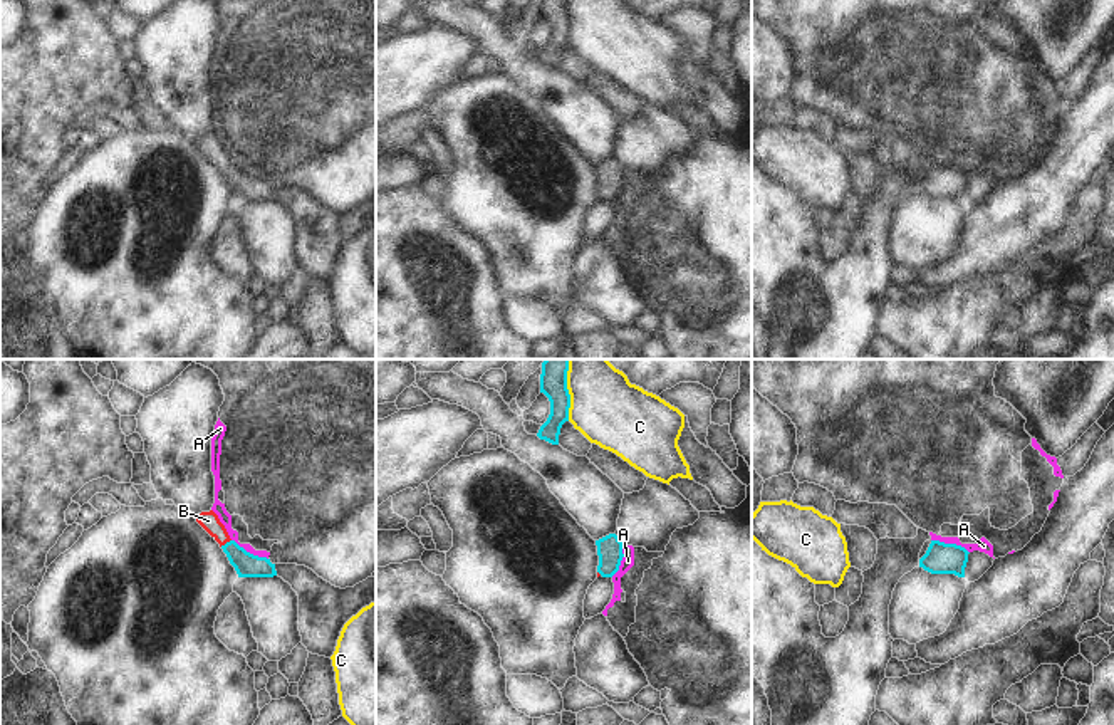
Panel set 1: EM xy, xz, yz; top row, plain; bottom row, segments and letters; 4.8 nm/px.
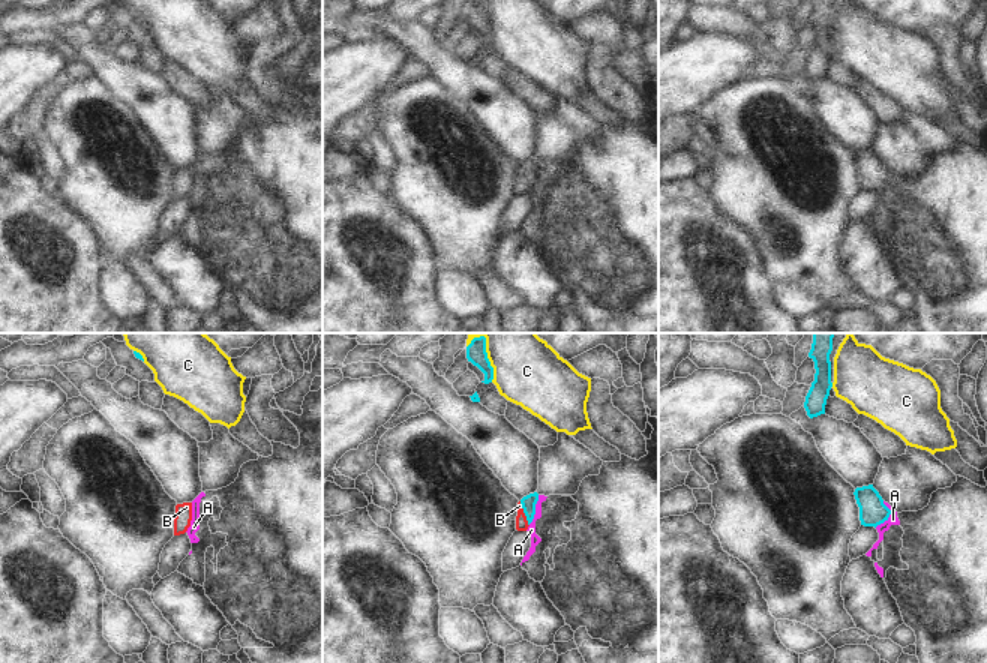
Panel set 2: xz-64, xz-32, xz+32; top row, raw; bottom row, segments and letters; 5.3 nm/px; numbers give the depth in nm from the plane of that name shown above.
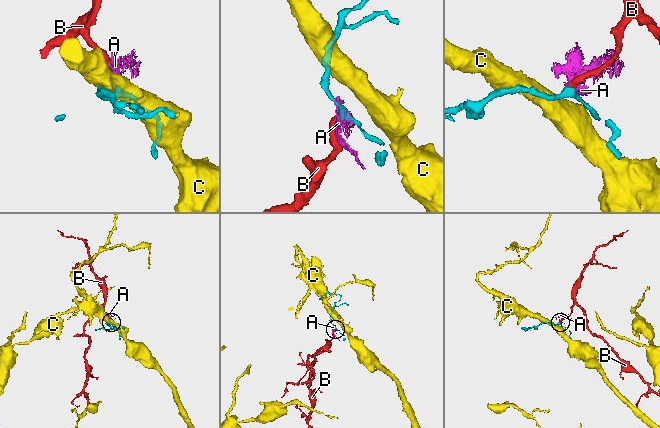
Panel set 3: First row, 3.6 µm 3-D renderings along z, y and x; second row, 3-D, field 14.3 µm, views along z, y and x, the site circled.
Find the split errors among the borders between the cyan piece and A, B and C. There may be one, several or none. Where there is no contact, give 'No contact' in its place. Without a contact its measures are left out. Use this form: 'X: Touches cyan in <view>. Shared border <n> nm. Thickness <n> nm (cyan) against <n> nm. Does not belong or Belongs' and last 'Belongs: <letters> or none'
A: Touches cyan in yz. Shared border 200 nm. Thickness 150 nm (cyan) against 60 nm. Does not belong
B: Touches cyan in xy. Shared border 70 nm. Thickness 120 nm (cyan) against 90 nm. Belongs
C: Touches cyan in xz. Shared border 220 nm. Thickness 110 nm (cyan) against 340 nm. Does not belong
Belongs: B.

